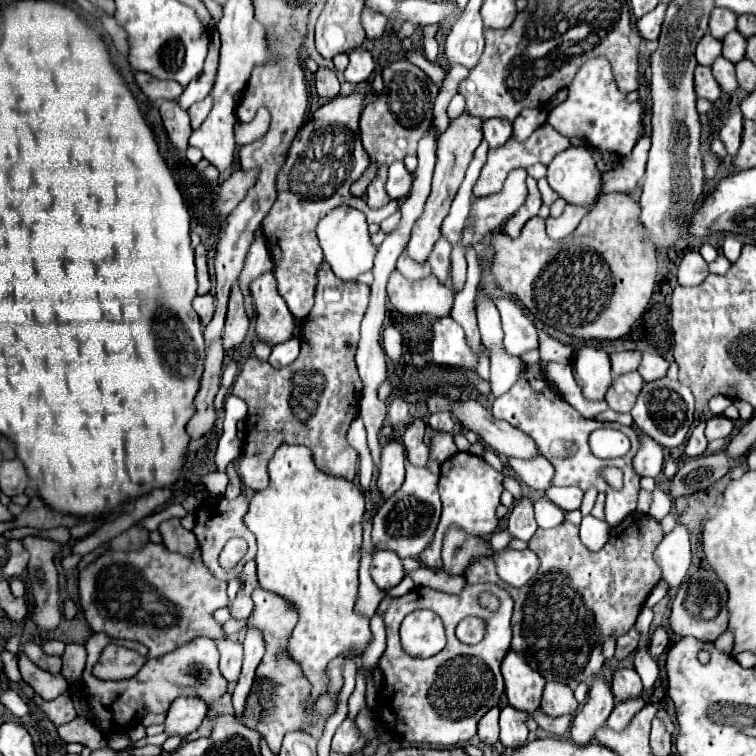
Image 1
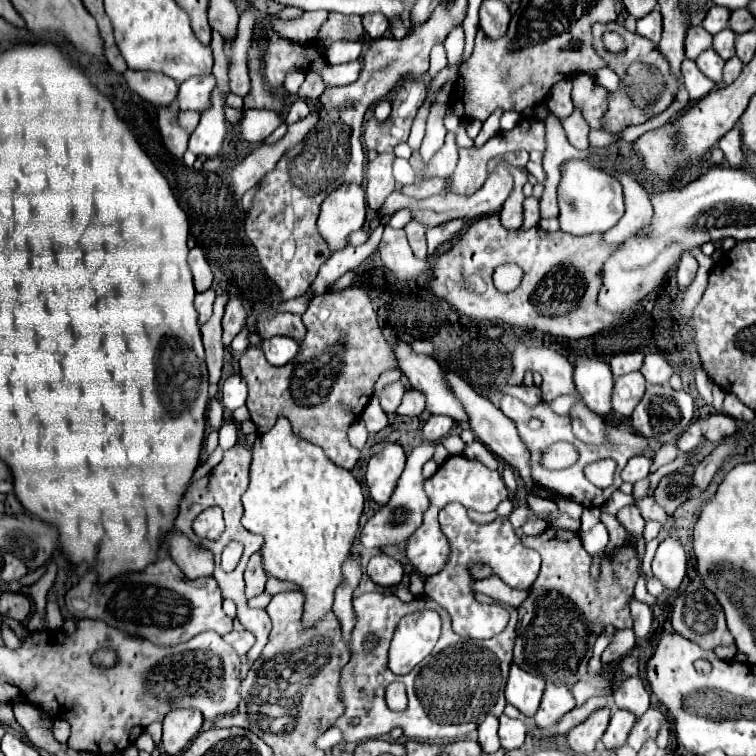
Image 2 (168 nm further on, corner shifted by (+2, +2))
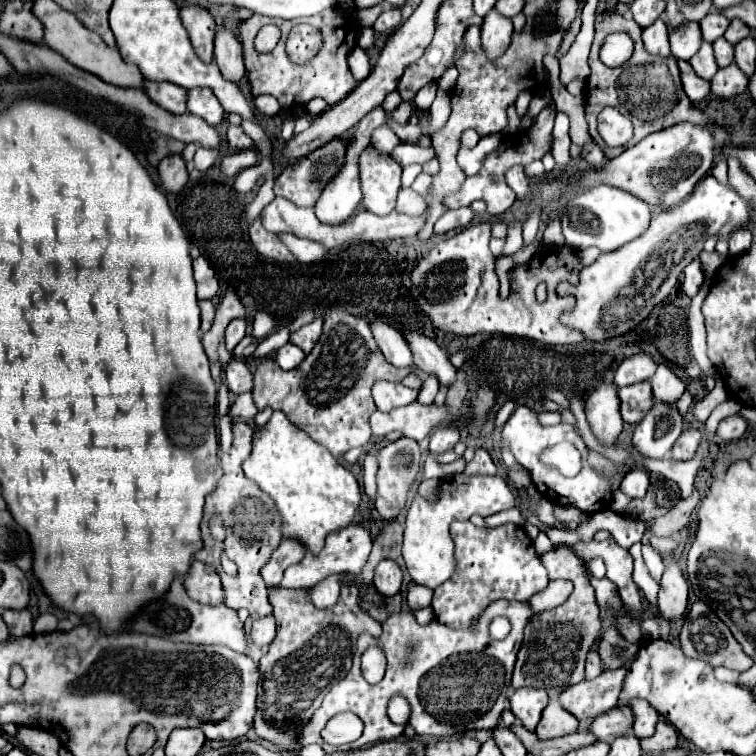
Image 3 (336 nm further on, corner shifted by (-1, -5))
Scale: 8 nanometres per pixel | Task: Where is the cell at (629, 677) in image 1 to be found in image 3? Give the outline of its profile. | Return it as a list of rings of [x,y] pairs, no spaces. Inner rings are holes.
[[[639,698],[635,702],[631,702],[631,708],[635,710],[635,724],[633,724],[635,736],[639,740],[653,736],[655,734],[655,724],[659,720],[659,714],[649,706],[649,702],[639,700]]]

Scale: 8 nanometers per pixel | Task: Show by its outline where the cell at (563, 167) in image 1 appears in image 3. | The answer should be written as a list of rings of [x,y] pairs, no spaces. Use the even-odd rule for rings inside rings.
[[[595,186],[577,196],[571,196],[565,214],[561,214],[567,246],[571,246],[573,250],[597,246],[605,254],[615,252],[627,242],[639,238],[649,228],[649,222],[651,222],[651,212],[647,204],[639,202],[639,198],[635,198],[633,194],[627,194],[625,190],[611,186]]]

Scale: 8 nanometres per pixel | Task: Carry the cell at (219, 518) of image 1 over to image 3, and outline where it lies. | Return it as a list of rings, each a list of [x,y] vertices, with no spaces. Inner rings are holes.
[[[233,420],[233,444],[231,444],[229,452],[225,452],[221,456],[225,476],[219,480],[215,492],[211,492],[211,496],[207,496],[205,516],[201,522],[205,546],[203,546],[203,550],[199,550],[195,554],[195,560],[213,566],[219,572],[223,590],[225,590],[225,606],[231,606],[233,610],[247,608],[251,612],[251,618],[263,618],[263,614],[271,614],[273,610],[267,600],[267,584],[261,578],[261,568],[267,564],[267,560],[277,550],[279,542],[283,540],[283,532],[281,532],[283,522],[281,522],[281,516],[275,508],[275,502],[269,498],[269,494],[259,490],[259,486],[253,480],[245,478],[245,474],[243,474],[241,464],[251,454],[251,434],[253,434],[251,424]],[[215,514],[221,516],[225,532],[227,532],[223,542],[215,540],[209,530],[209,520]],[[221,556],[227,556],[229,560],[233,560],[239,566],[237,578],[223,572]]]

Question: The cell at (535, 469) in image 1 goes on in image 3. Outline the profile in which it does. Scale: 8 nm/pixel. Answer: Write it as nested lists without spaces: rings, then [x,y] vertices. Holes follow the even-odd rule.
[[[401,330],[403,338],[407,340],[411,354],[413,354],[413,364],[425,372],[433,374],[439,378],[441,384],[453,384],[455,382],[455,368],[447,358],[447,352],[429,336],[413,332],[413,330]]]

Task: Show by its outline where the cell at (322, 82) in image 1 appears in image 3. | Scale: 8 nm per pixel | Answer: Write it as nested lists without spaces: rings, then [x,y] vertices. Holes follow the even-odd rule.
[[[257,96],[253,102],[255,102],[255,108],[265,116],[277,116],[283,110],[271,96]]]

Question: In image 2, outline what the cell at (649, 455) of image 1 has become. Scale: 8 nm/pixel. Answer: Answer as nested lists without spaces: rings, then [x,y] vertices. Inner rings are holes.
[[[632,457],[622,471],[622,479],[630,481],[630,483],[646,479],[650,473],[650,465],[652,465],[652,461],[648,457]]]

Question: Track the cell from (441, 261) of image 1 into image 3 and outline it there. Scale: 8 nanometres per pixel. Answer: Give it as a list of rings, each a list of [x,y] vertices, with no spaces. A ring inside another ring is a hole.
[[[449,208],[435,224],[435,234],[445,234],[451,228],[463,228],[473,220],[473,210],[467,208]]]

